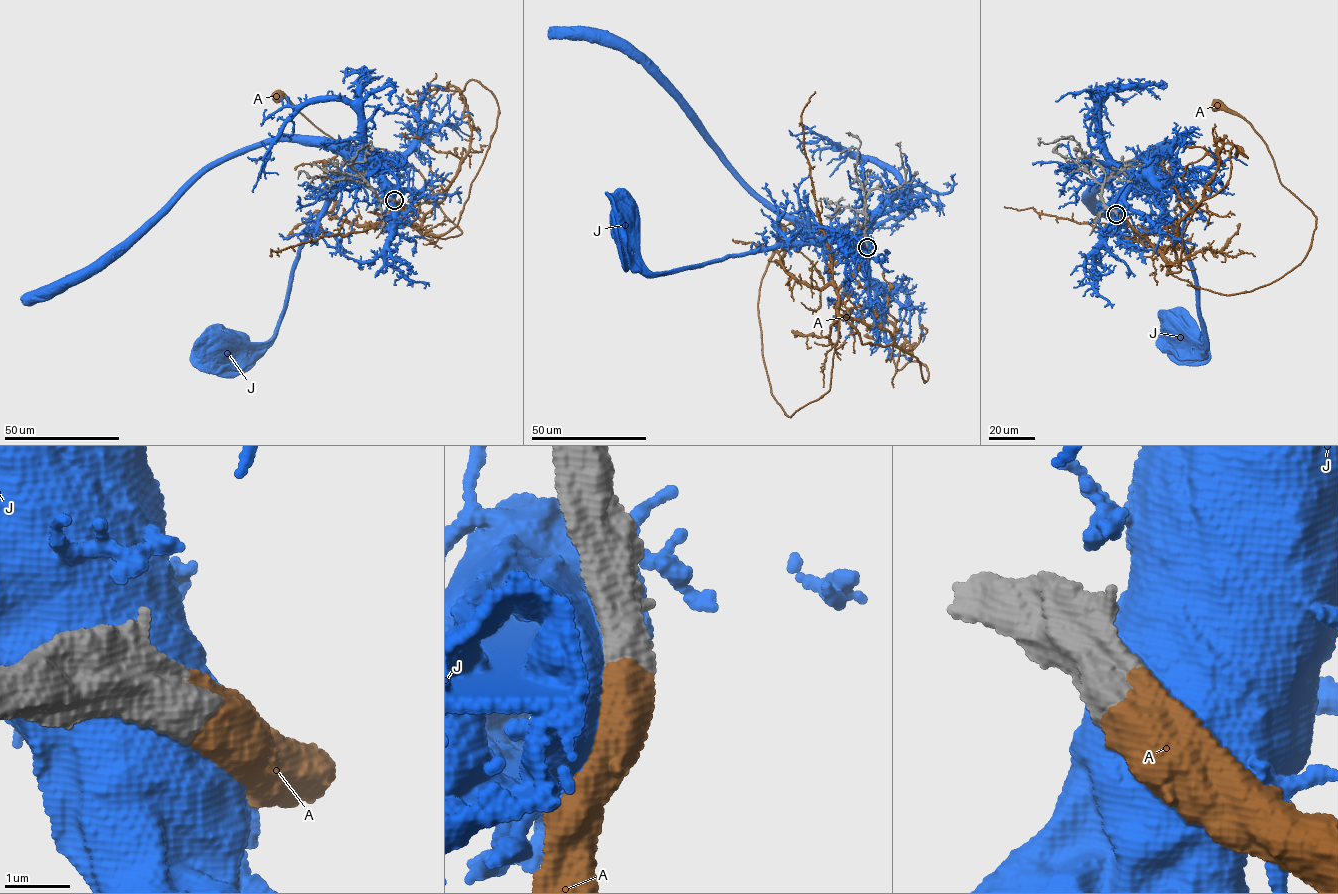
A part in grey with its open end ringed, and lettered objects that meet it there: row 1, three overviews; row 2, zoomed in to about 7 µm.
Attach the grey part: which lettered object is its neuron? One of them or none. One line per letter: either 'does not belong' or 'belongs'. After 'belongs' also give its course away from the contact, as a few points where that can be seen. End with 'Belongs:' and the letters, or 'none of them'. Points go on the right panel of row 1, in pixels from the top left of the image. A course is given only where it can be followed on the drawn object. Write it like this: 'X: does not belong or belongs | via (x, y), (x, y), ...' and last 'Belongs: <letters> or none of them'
A: belongs | via (1116, 213), (1172, 274), (1213, 292), (1249, 291), (1302, 262), (1315, 216), (1282, 186), (1249, 123), (1217, 103)
J: does not belong
Belongs: A

